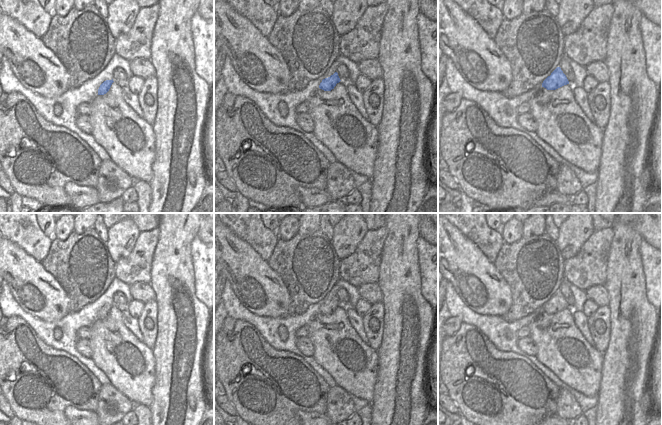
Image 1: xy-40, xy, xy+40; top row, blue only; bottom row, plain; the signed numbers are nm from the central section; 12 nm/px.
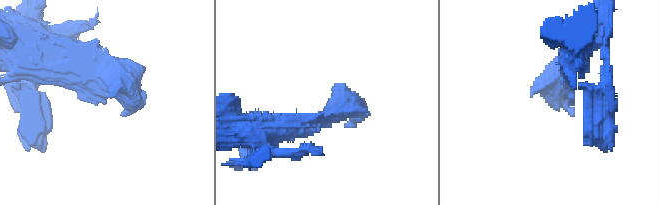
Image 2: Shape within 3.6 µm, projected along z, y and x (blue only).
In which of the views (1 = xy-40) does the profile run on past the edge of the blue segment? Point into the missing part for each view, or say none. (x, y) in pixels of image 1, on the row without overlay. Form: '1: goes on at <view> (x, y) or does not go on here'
1: does not go on here

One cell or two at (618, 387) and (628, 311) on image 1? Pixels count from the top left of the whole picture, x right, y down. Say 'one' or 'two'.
one

